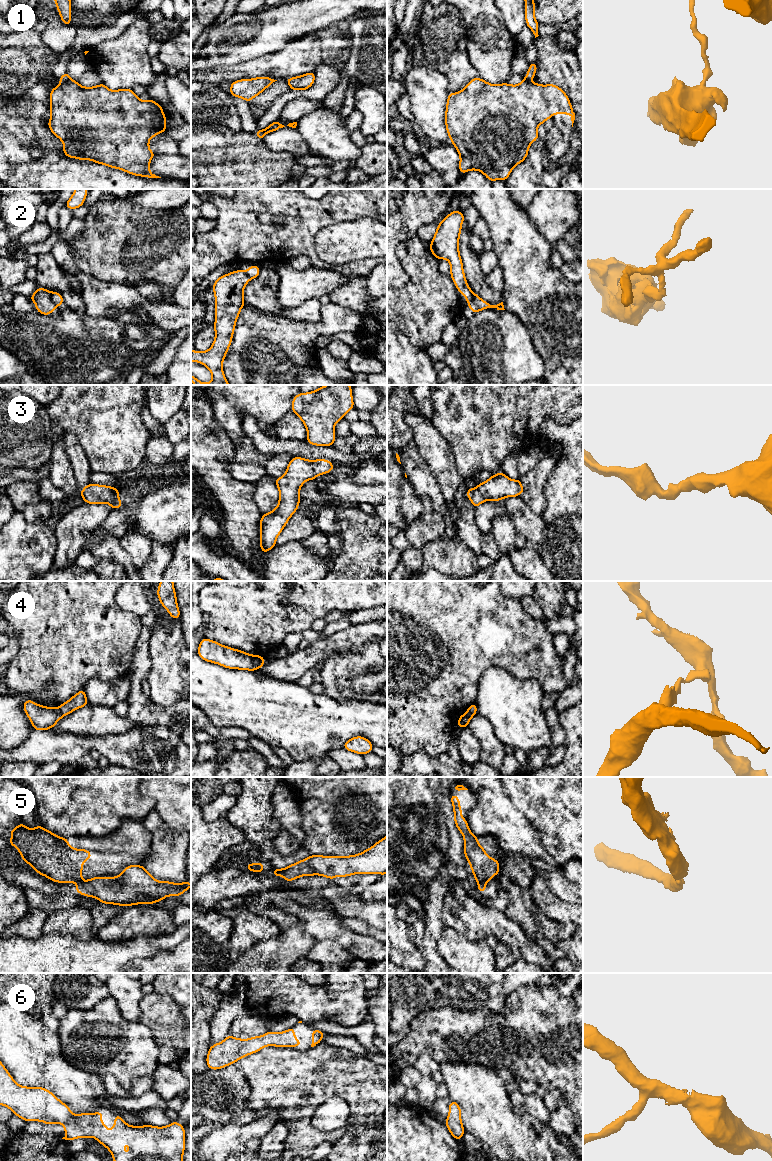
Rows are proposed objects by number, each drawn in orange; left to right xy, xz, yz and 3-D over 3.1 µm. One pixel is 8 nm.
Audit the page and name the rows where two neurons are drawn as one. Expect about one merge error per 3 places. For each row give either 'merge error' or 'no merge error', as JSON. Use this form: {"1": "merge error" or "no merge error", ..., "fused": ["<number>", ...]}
{"1": "merge error", "2": "merge error", "3": "no merge error", "4": "merge error", "5": "merge error", "6": "no merge error", "fused": ["1", "2", "4", "5"]}

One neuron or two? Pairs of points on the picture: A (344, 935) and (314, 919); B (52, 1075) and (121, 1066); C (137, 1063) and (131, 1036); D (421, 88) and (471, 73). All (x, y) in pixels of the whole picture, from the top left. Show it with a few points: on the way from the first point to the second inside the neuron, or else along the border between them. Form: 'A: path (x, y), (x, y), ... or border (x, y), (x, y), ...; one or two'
A: path (337, 932), (321, 924); one
B: border (66, 1060), (80, 1069), (103, 1075); two
C: path (135, 1056), (131, 1051), (131, 1043); one
D: border (428, 67), (437, 69), (447, 78), (449, 92); two

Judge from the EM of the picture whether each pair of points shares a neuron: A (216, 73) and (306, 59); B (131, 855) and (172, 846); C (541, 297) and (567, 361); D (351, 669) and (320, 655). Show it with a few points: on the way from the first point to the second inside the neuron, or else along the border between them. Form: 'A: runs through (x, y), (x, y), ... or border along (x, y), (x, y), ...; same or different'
A: runs through (238, 71), (284, 63); same
B: border along (145, 828), (151, 833), (151, 851), (149, 855); different
C: runs through (557, 313), (567, 323), (567, 345); same
D: border along (351, 651), (331, 656), (323, 662); different

